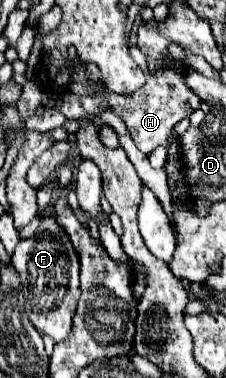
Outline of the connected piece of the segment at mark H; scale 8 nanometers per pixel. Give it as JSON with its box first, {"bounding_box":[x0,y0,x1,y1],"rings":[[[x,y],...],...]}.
{"bounding_box":[107,61,201,155],"rings":[[[173,61],[167,71],[157,71],[155,77],[149,77],[141,89],[137,89],[135,93],[131,93],[127,97],[109,95],[107,103],[117,115],[123,117],[123,121],[127,123],[127,131],[131,133],[135,145],[145,155],[149,155],[153,149],[165,145],[173,133],[173,127],[181,119],[187,119],[191,115],[191,111],[195,111],[201,105],[199,97],[195,93],[191,93],[189,87],[183,83],[183,63],[181,61]]]}

